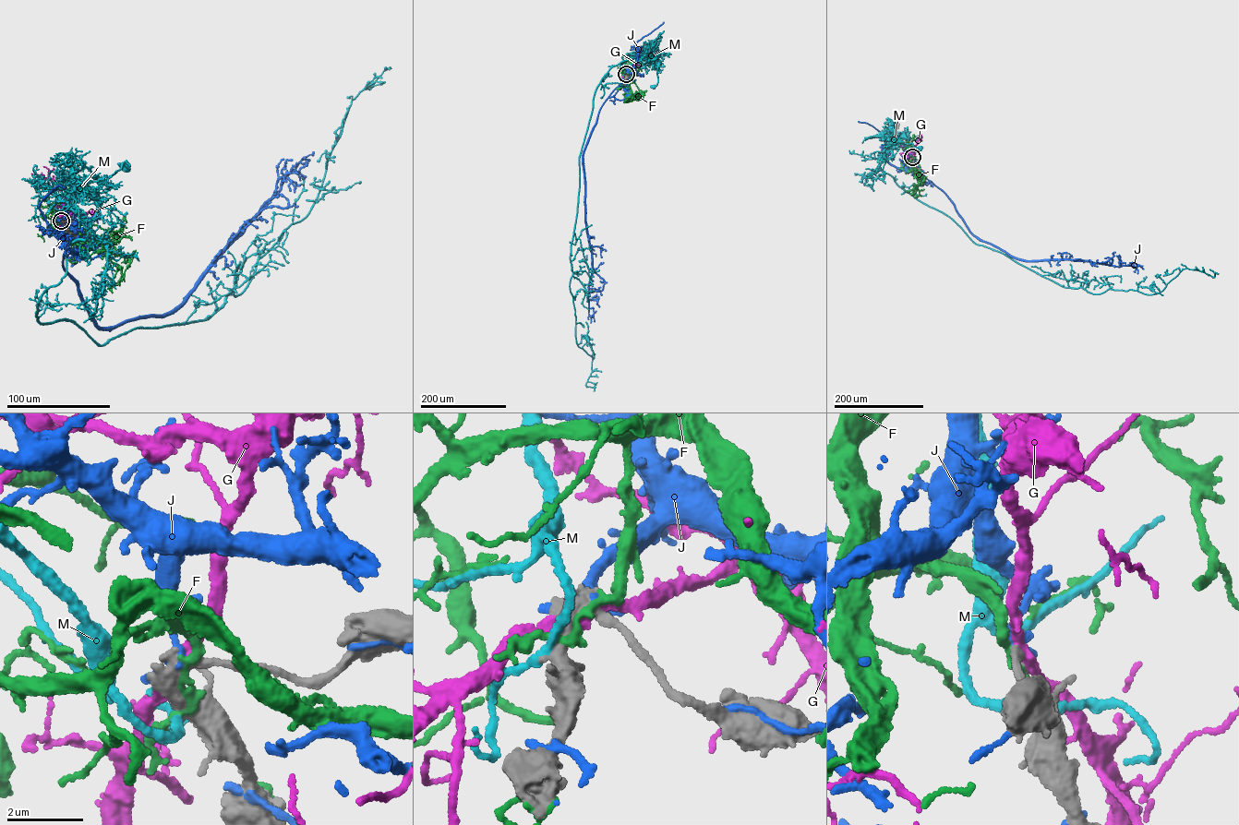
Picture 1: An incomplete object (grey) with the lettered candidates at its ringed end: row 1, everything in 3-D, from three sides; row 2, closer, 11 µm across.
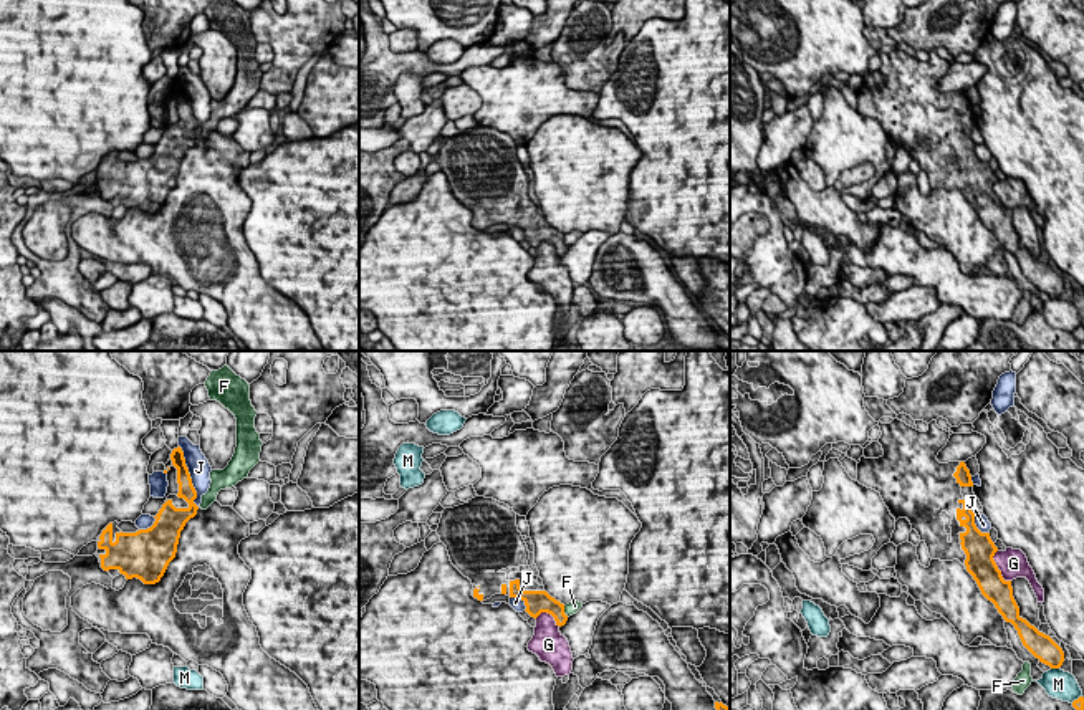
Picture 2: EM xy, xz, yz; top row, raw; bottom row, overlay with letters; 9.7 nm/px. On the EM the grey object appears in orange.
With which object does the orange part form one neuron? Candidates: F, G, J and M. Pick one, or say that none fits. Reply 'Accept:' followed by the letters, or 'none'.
Accept: none

